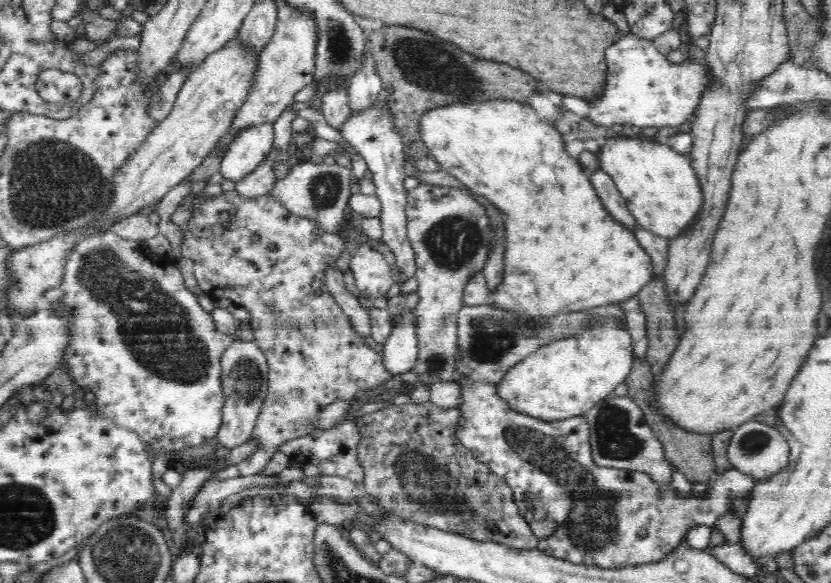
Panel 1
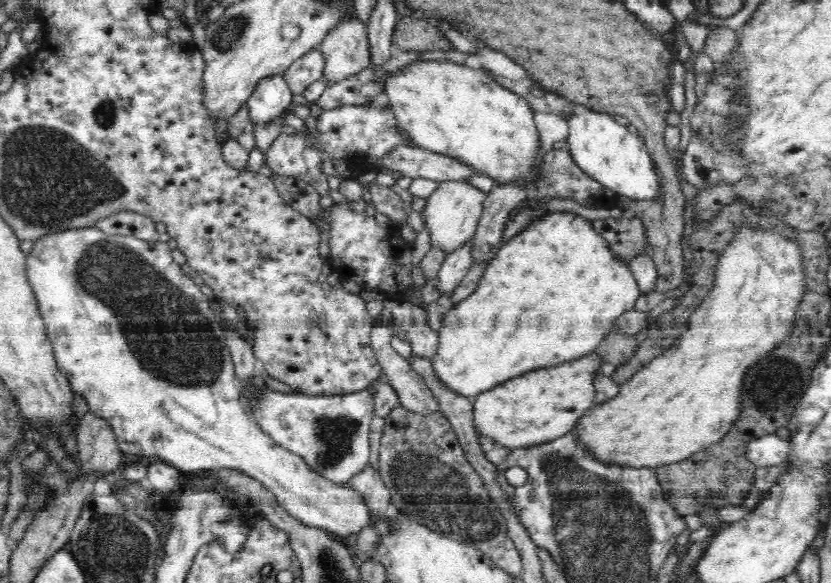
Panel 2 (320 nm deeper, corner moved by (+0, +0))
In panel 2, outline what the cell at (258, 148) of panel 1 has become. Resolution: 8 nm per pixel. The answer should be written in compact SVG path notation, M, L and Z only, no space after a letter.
M283 74L262 79L246 102L251 126L278 120L293 107L292 96L294 93L288 87Z

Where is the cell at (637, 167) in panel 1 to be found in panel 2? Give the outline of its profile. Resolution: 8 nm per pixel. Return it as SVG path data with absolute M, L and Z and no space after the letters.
M585 110L567 116L569 133L566 137L566 151L575 163L594 180L612 190L612 193L634 200L659 199L663 187L659 173L639 134L629 133L627 126L620 125L611 114Z

